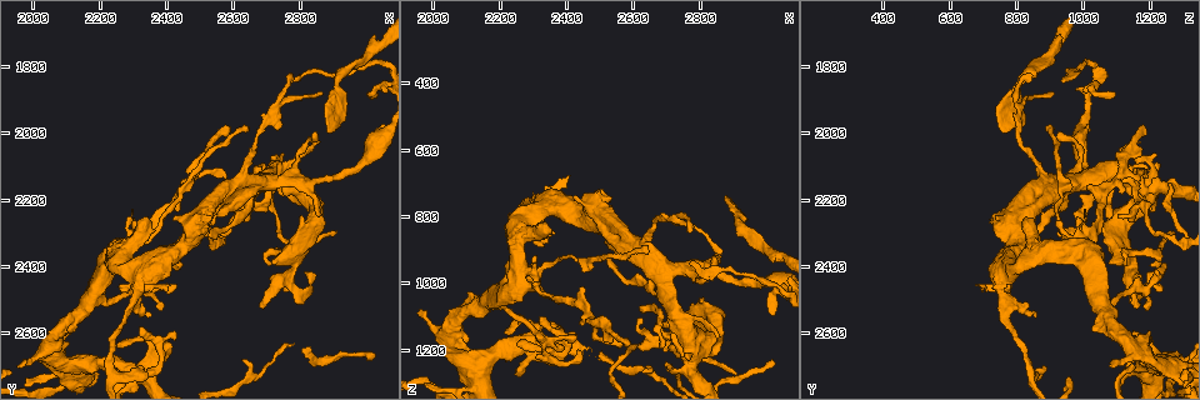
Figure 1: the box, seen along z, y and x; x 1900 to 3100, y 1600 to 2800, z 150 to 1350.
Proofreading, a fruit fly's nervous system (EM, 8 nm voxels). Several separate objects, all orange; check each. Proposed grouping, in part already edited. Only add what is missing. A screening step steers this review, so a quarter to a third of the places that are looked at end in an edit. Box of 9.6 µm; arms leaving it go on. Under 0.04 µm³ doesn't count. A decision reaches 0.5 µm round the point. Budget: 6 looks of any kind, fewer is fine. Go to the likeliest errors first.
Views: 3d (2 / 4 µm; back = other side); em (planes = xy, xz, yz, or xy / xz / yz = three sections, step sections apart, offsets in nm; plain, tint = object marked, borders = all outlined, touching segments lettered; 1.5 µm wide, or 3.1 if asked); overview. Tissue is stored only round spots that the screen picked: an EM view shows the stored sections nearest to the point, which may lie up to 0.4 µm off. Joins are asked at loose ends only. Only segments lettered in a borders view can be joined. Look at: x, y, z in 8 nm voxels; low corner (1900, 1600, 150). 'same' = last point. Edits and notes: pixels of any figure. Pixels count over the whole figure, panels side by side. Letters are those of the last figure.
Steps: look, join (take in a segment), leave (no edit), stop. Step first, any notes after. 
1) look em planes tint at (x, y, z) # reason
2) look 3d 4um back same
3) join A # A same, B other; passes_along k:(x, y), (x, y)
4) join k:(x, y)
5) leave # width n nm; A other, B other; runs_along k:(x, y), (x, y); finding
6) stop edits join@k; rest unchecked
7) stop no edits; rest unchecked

look 3d 2um at (2640, 2250, 1070) # free end

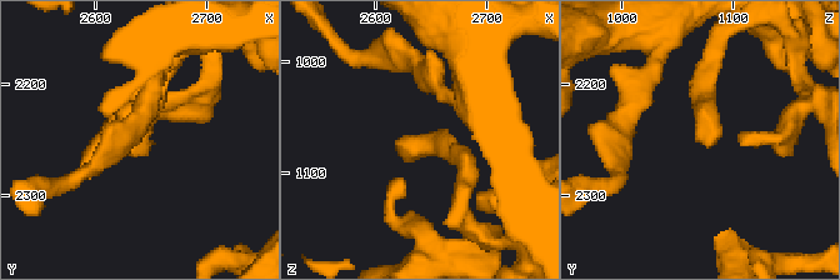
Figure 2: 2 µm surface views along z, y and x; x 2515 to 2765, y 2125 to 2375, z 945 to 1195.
look em planes borders at (2634, 2258, 1078) # need the tissue

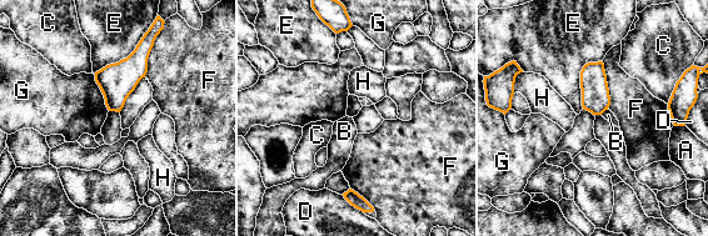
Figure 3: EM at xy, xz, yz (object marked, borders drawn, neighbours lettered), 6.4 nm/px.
leave # A other, B other, C other, D other, E other, F other, G other, H other; border 3:(608, 109), (601, 114); no lettered segment goes on from it

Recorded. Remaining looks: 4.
look em xz step 4 tint at (3010, 1870, 1100) # thin end

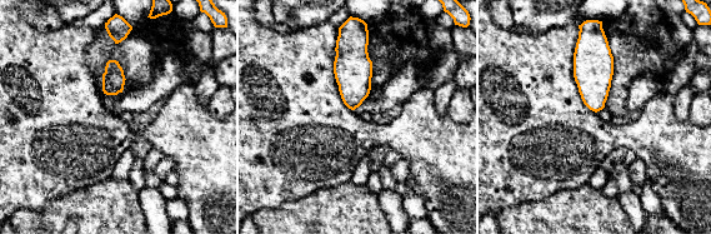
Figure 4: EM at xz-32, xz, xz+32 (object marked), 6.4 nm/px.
look em planes borders same # cut it another way

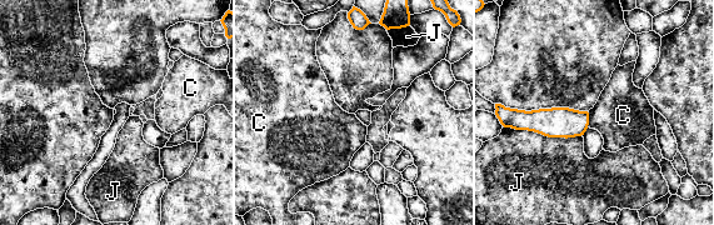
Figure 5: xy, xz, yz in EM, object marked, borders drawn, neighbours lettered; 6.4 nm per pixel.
leave # C other, J other; border 5:(587, 111), (588, 126); no lettered segment goes on from it

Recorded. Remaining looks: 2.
look em xy step 8 tint at (2350, 2720, 870) # free end

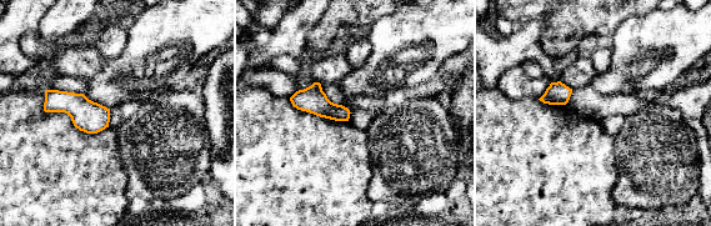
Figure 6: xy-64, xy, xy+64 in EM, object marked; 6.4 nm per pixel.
look em planes borders same # cut it another way

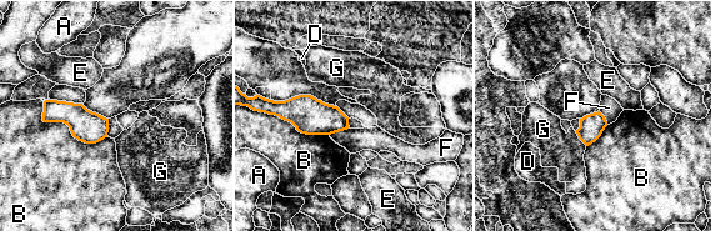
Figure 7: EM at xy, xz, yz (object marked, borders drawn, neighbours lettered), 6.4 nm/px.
leave # width 160 nm; A other, B other, D other, E other, F other, G other; border 7:(349, 126), (330, 135); none of them fits

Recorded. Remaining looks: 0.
stop no edits; rest unchecked

